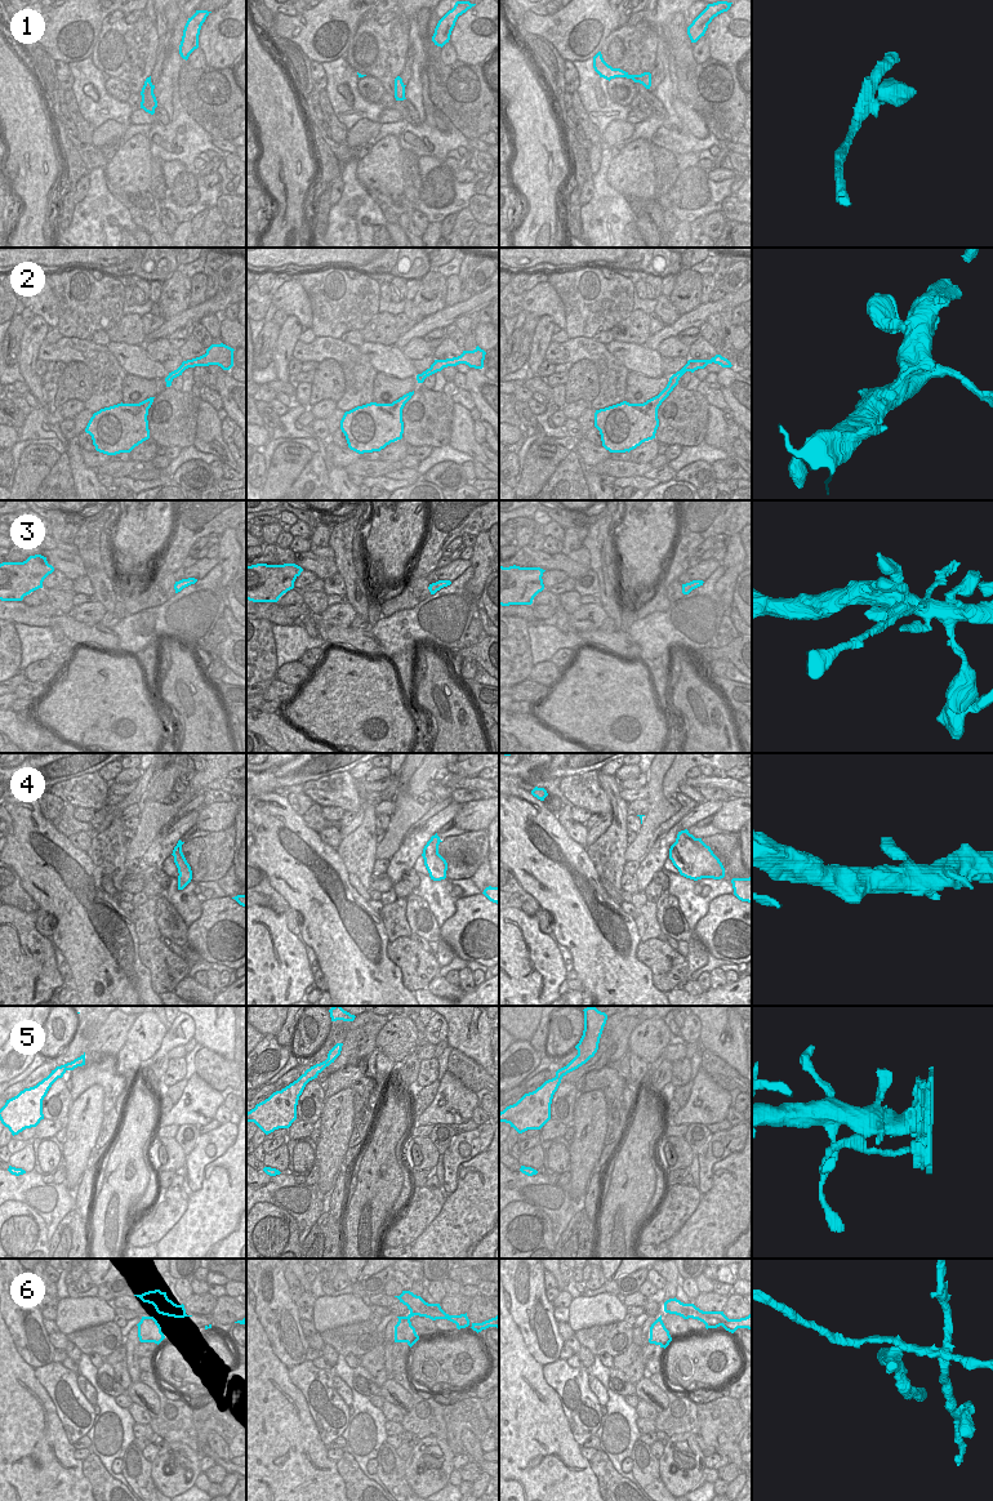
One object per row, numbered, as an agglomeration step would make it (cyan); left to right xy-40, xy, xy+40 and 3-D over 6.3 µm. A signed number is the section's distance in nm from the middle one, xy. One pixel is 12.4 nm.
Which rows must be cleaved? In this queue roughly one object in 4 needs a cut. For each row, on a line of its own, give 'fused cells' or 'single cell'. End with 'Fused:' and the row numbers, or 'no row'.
1: single cell
2: single cell
3: single cell
4: single cell
5: single cell
6: fused cells
Fused: 6

